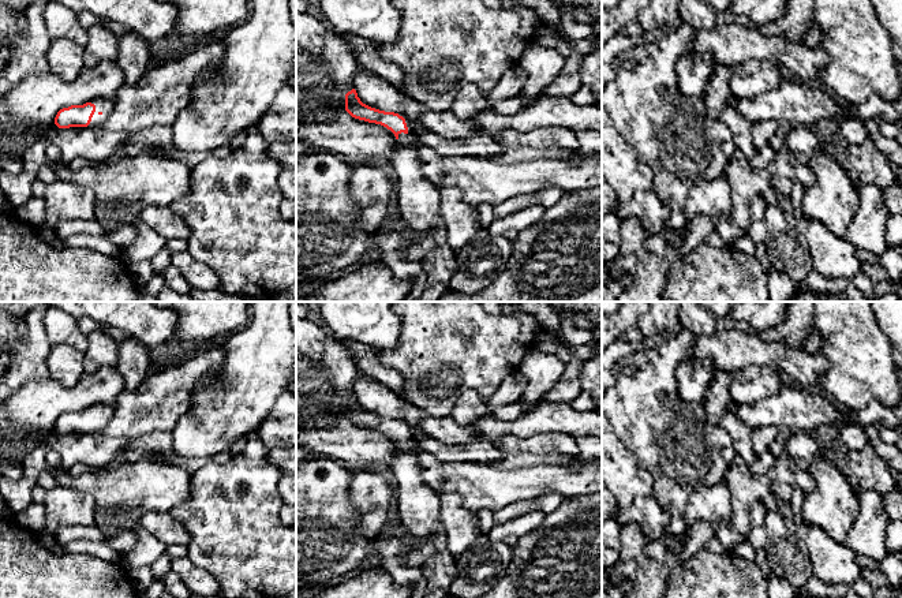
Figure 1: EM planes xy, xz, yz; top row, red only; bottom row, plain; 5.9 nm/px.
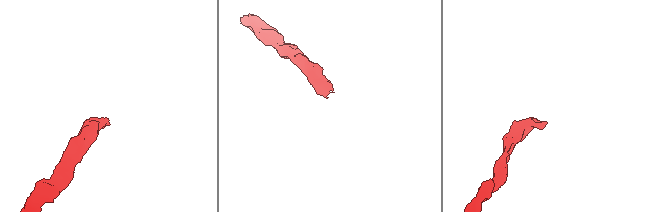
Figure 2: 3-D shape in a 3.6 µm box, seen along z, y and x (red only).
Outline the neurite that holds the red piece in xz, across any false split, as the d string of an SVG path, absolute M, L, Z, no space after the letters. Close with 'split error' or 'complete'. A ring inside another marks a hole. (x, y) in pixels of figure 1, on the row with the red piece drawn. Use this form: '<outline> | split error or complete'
M355 89L345 94L345 111L355 119L381 124L394 134L398 146L389 158L396 171L393 206L397 216L409 225L413 236L422 239L431 233L434 238L435 248L420 262L426 285L441 283L448 287L457 270L456 253L448 244L441 217L439 188L420 168L412 123L403 113L385 112L363 104Z | split error

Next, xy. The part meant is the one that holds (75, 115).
M94 98L83 105L60 109L55 117L55 124L59 128L100 126L111 116L112 111L112 100Z | split error

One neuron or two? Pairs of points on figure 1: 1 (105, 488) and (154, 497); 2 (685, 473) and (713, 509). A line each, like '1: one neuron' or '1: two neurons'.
1: one neuron
2: two neurons

